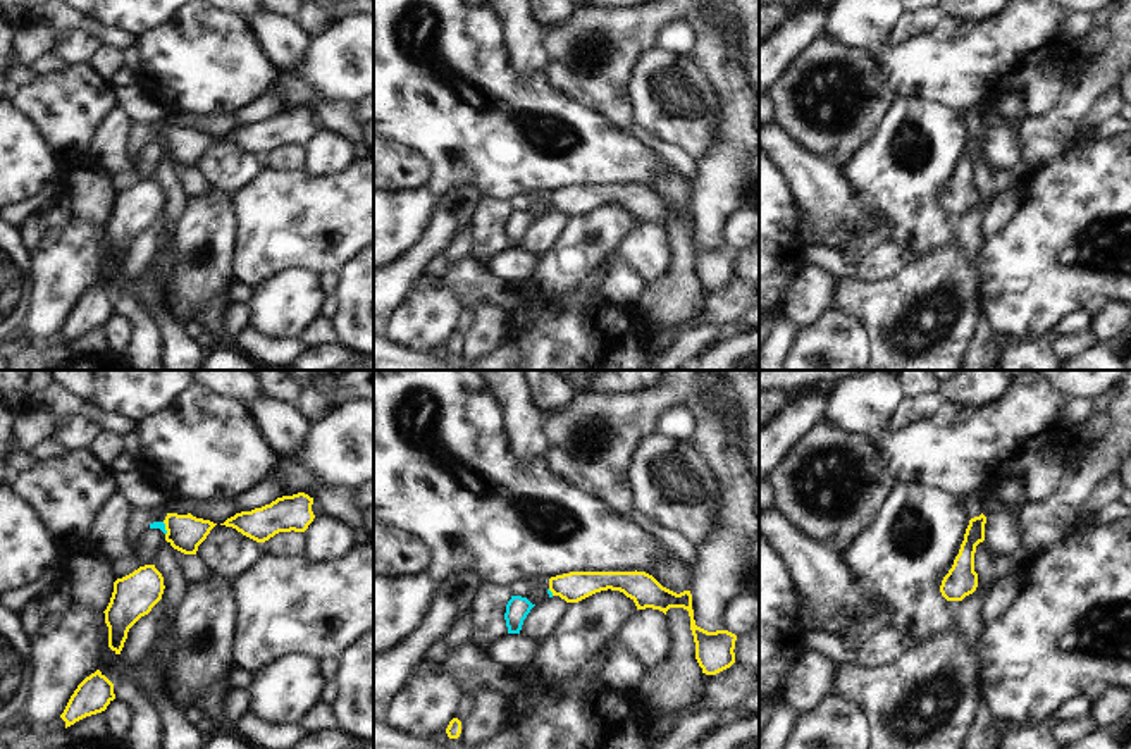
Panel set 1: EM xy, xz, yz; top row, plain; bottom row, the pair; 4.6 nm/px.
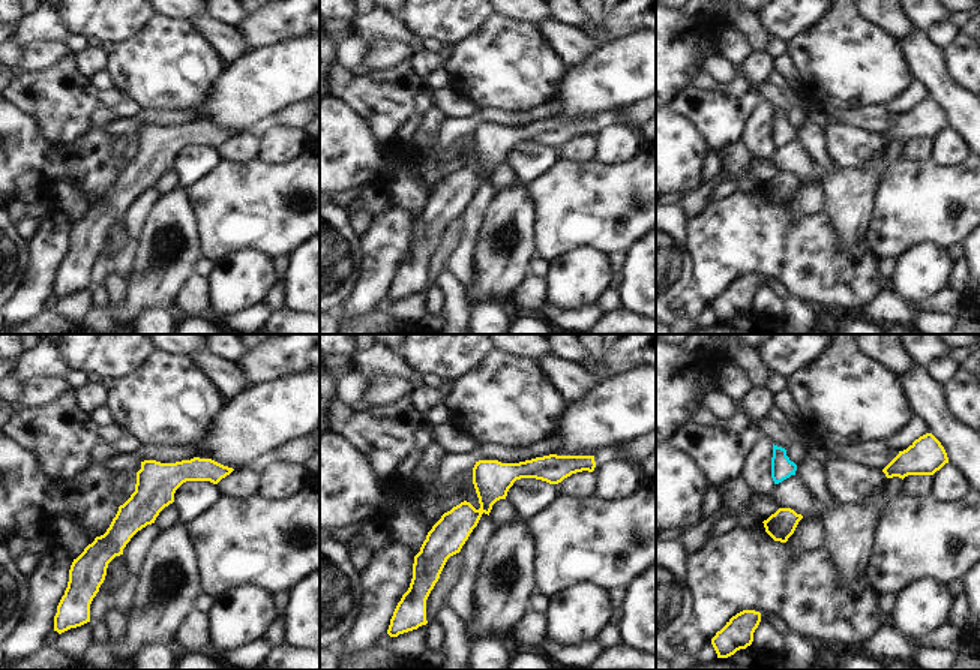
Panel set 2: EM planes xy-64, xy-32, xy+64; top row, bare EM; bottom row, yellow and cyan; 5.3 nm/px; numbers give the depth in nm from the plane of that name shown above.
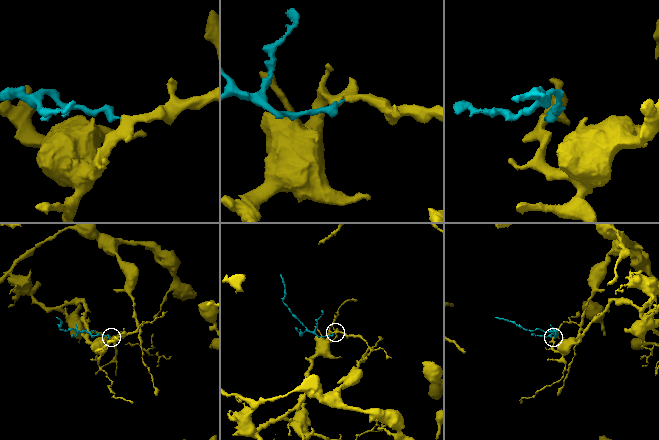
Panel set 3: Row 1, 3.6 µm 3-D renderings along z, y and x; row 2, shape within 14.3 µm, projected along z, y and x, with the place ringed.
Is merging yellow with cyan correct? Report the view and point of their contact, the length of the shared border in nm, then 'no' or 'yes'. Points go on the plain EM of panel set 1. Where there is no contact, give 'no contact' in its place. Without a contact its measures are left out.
xy (166, 143) | 70 nm | no

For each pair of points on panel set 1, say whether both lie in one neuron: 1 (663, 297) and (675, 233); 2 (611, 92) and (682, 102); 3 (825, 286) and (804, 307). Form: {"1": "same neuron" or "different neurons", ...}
{"1": "same neuron", "2": "different neurons", "3": "same neuron"}

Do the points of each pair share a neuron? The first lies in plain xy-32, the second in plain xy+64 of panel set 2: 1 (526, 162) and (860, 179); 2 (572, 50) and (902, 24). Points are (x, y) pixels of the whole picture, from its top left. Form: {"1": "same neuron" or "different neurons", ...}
{"1": "different neurons", "2": "different neurons"}

